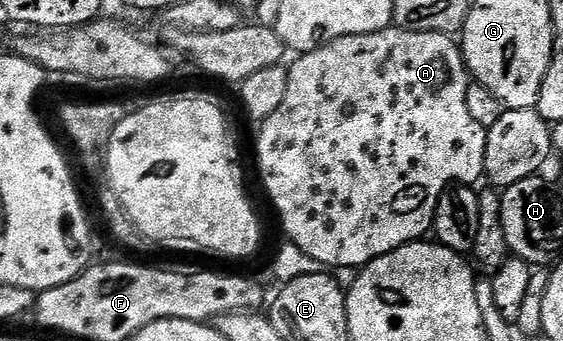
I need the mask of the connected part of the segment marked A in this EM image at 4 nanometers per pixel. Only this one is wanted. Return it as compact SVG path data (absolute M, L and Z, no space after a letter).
M389 28L382 29L376 33L366 33L365 35L345 35L341 39L333 39L329 43L325 43L321 47L317 47L308 53L300 53L294 58L295 62L289 65L287 74L289 75L289 87L285 87L285 99L281 102L281 107L277 107L277 111L273 111L273 115L269 115L258 126L259 138L255 141L255 157L259 160L259 173L263 176L263 189L267 192L269 200L275 204L275 209L279 212L279 221L283 224L283 229L287 232L286 240L292 245L296 245L301 251L305 251L305 255L309 255L309 259L313 259L321 267L328 270L335 270L337 267L349 267L355 269L369 264L373 259L377 259L381 255L385 255L389 251L393 251L402 245L408 245L410 241L418 241L426 238L432 232L435 224L435 208L439 202L439 197L449 187L456 183L468 187L474 186L478 177L484 176L483 168L485 167L485 143L487 142L487 130L481 127L481 123L477 123L473 119L473 115L469 115L467 104L465 104L465 91L469 84L469 74L467 66L463 64L463 50L457 44L454 36L445 33L430 33L429 31L405 31L404 29Z

